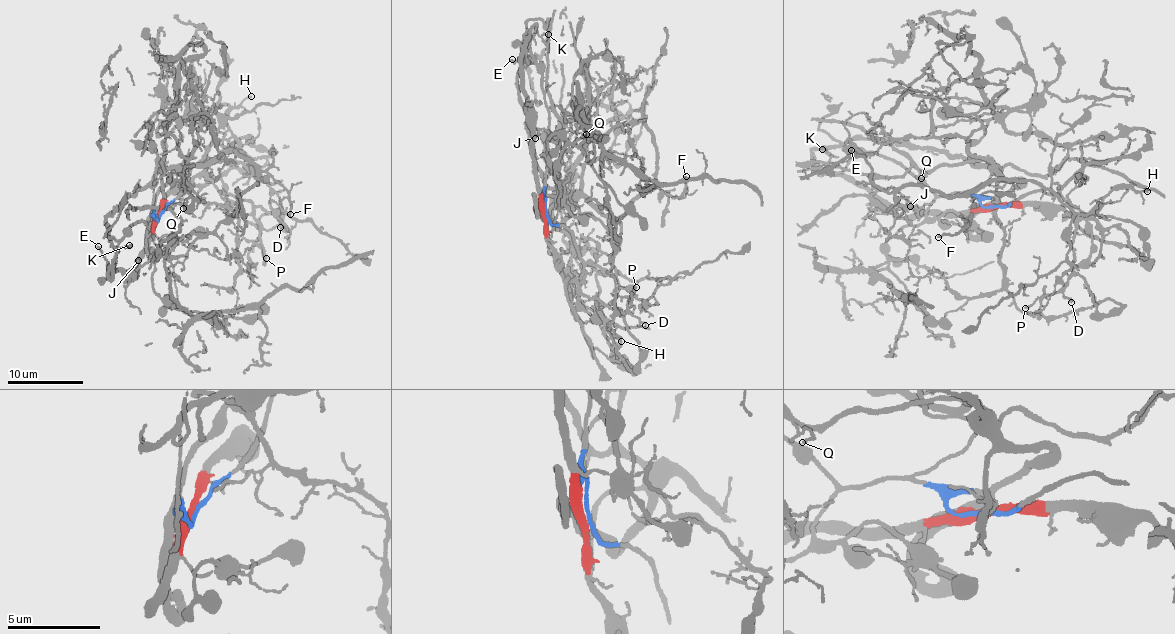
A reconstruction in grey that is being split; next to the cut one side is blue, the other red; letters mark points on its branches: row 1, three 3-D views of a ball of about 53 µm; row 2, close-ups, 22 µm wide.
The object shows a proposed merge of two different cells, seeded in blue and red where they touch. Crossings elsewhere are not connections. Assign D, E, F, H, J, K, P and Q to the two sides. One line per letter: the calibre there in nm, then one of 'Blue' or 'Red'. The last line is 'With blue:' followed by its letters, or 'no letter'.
D: Thickness 90 nm. Red
E: Thickness 140 nm. Red
F: Thickness 120 nm. Blue
H: Thickness 90 nm. Blue
J: Thickness 140 nm. Red
K: Thickness 120 nm. Blue
P: Thickness 140 nm. Red
Q: Thickness 160 nm. Blue
With blue: F, H, K, Q

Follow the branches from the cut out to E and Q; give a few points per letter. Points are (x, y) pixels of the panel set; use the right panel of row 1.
E: (995, 206), (905, 217), (882, 212), (866, 188), (823, 168), (849, 160), (851, 149)
Q: (993, 206), (982, 206), (969, 191), (992, 173), (975, 167), (972, 160), (917, 170), (923, 171), (921, 177)

